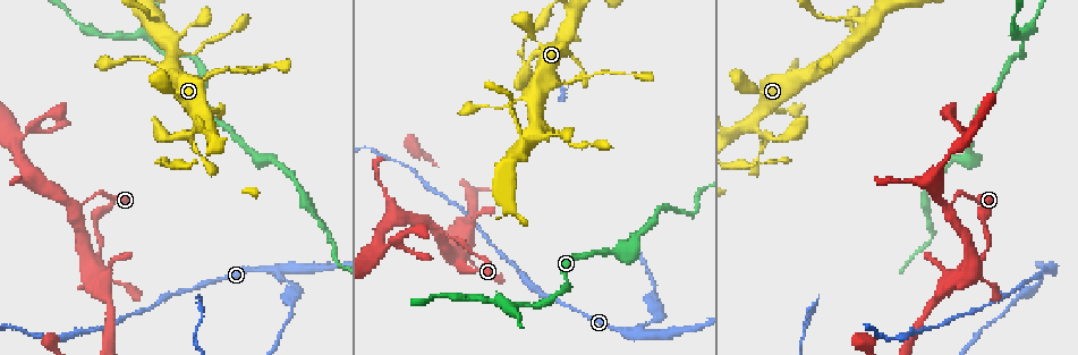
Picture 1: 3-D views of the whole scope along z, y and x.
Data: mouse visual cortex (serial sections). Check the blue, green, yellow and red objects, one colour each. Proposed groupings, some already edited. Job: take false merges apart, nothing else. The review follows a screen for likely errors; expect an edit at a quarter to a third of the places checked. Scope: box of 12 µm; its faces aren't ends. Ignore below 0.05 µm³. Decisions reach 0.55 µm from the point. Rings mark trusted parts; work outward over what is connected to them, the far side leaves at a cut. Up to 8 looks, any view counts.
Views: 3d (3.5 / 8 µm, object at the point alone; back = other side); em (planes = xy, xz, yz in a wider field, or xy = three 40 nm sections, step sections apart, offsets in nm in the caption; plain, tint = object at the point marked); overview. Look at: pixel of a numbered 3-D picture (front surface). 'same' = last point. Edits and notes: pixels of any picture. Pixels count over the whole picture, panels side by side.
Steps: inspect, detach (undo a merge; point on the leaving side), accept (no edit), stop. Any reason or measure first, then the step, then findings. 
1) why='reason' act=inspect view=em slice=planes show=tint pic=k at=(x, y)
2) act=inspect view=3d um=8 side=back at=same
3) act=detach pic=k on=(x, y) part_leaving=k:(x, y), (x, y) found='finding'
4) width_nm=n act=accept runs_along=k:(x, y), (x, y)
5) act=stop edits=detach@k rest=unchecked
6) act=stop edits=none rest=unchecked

why='four or more arms meet' act=inspect view=3d um=3.5 pic=1 at=(973, 262)

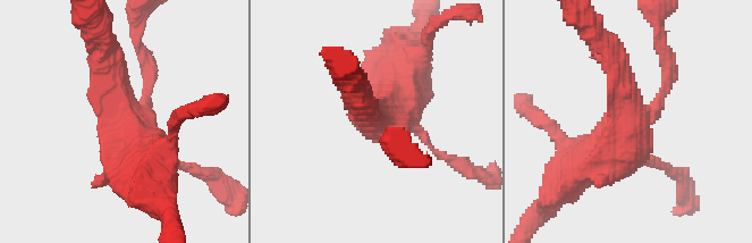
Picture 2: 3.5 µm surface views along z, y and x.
arms=4 arm_widths_nm=150,150,350,700 why='shape alone is not enough' act=inspect view=em slice=xy step=5 show=tint pic=2 at=(132, 127)

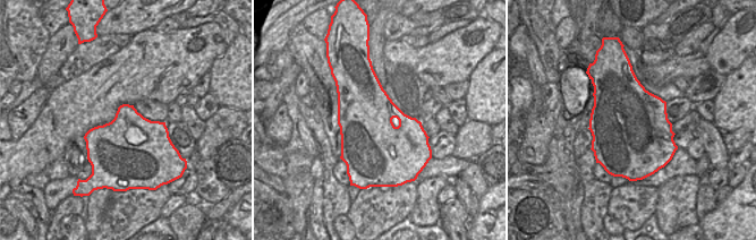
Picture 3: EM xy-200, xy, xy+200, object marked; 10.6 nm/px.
act=accept runs_along=2:(668, 70), (651, 112), (584, 165) found='one cell here'

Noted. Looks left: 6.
why='branch point' act=inspect view=3d um=3.5 pic=1 at=(636, 331)

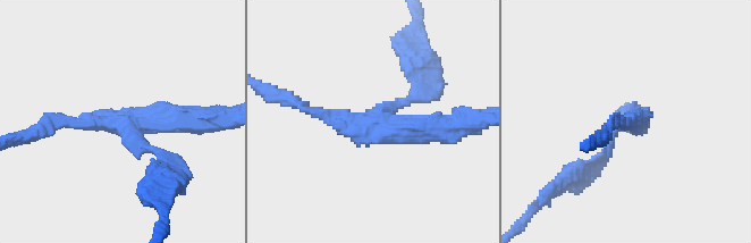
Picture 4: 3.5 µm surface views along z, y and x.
arms=3 arm_widths_nm=150,200,350 act=inspect view=em slice=xy step=5 show=plain pic=4 at=(376, 123)

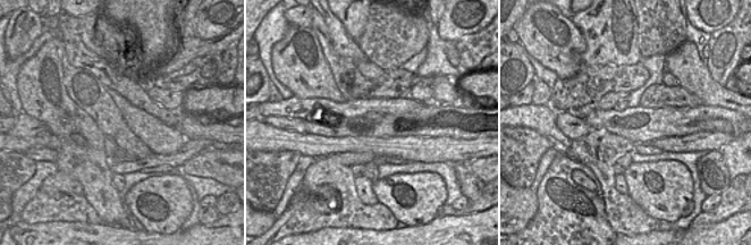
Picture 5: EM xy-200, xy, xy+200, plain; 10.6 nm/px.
act=inspect view=em slice=xy step=5 show=tint at=same

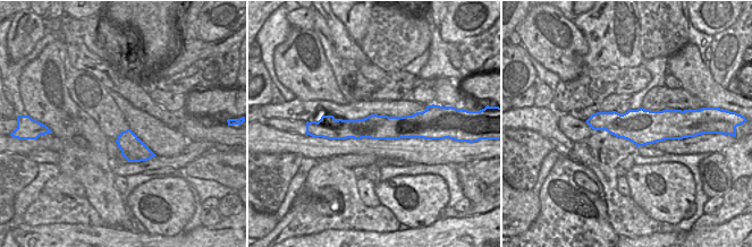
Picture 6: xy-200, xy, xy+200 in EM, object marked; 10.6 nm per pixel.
act=detach pic=4 on=(414, 86) part_leaving=4:(393, 108), (427, 90), (403, 49) found='a second cell is stuck on'

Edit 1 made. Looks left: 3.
act=inspect view=overview

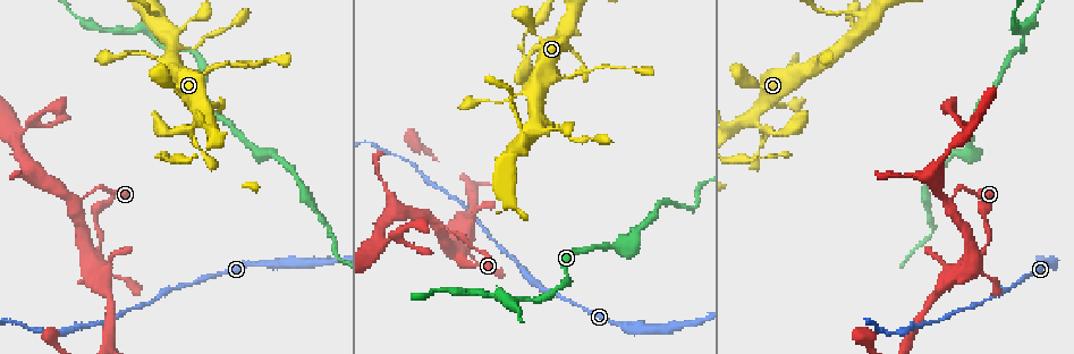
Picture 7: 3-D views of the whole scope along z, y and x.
why='narrows sharply' act=inspect view=3d um=3.5 side=back pic=7 at=(124, 31)

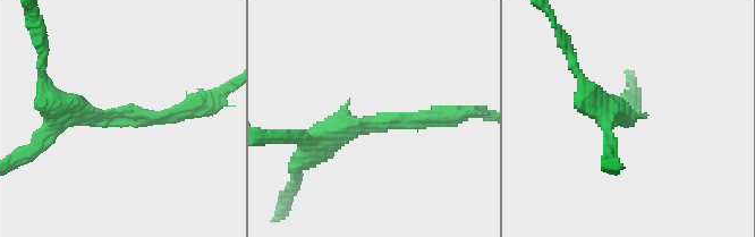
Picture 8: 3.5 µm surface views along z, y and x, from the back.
arm_widths_nm=200,350 why='need the tissue' act=inspect view=em slice=xy step=1 show=tint pic=8 at=(117, 113)

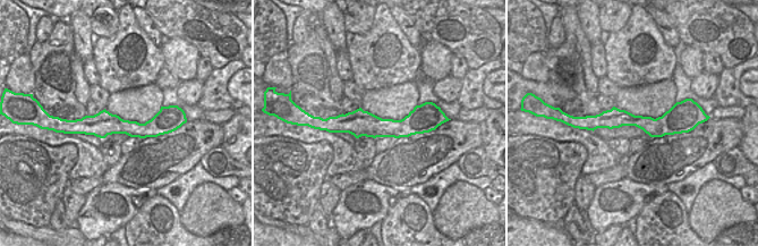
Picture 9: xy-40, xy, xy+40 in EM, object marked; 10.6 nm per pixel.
act=accept runs_along=8:(305, 143), (340, 125), (444, 116) found='all the same cell'

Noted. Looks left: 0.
act=stop edits=detach@4 rest=unchecked

